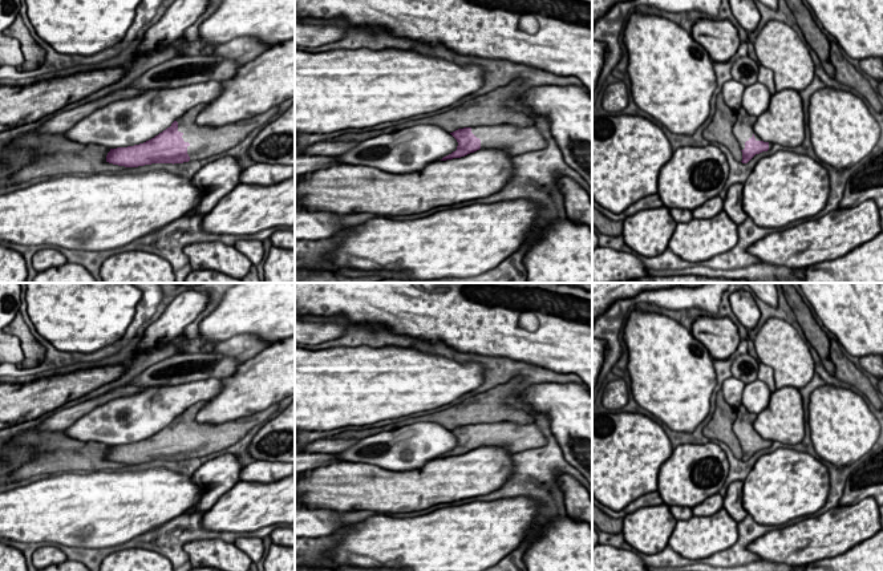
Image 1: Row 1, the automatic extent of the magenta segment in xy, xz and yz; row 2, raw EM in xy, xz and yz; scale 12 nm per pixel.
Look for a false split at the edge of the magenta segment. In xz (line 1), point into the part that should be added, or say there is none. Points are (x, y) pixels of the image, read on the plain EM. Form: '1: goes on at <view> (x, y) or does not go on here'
1: goes on at xz (517, 438)

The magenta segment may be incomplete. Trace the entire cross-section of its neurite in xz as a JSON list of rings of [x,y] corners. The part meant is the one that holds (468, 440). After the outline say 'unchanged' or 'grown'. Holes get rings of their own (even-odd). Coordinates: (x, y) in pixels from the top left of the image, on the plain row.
[[[494,422],[463,425],[450,432],[458,440],[457,448],[441,458],[461,455],[479,446],[507,448],[515,454],[547,445],[547,438],[535,424]]]; grown

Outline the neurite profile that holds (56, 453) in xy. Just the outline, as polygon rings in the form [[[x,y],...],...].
[[[35,430],[19,434],[8,446],[31,446],[36,455],[20,469],[0,477],[0,485],[32,477],[56,475],[73,471],[117,471],[129,465],[109,461],[109,445],[96,441],[78,441],[64,430]]]

